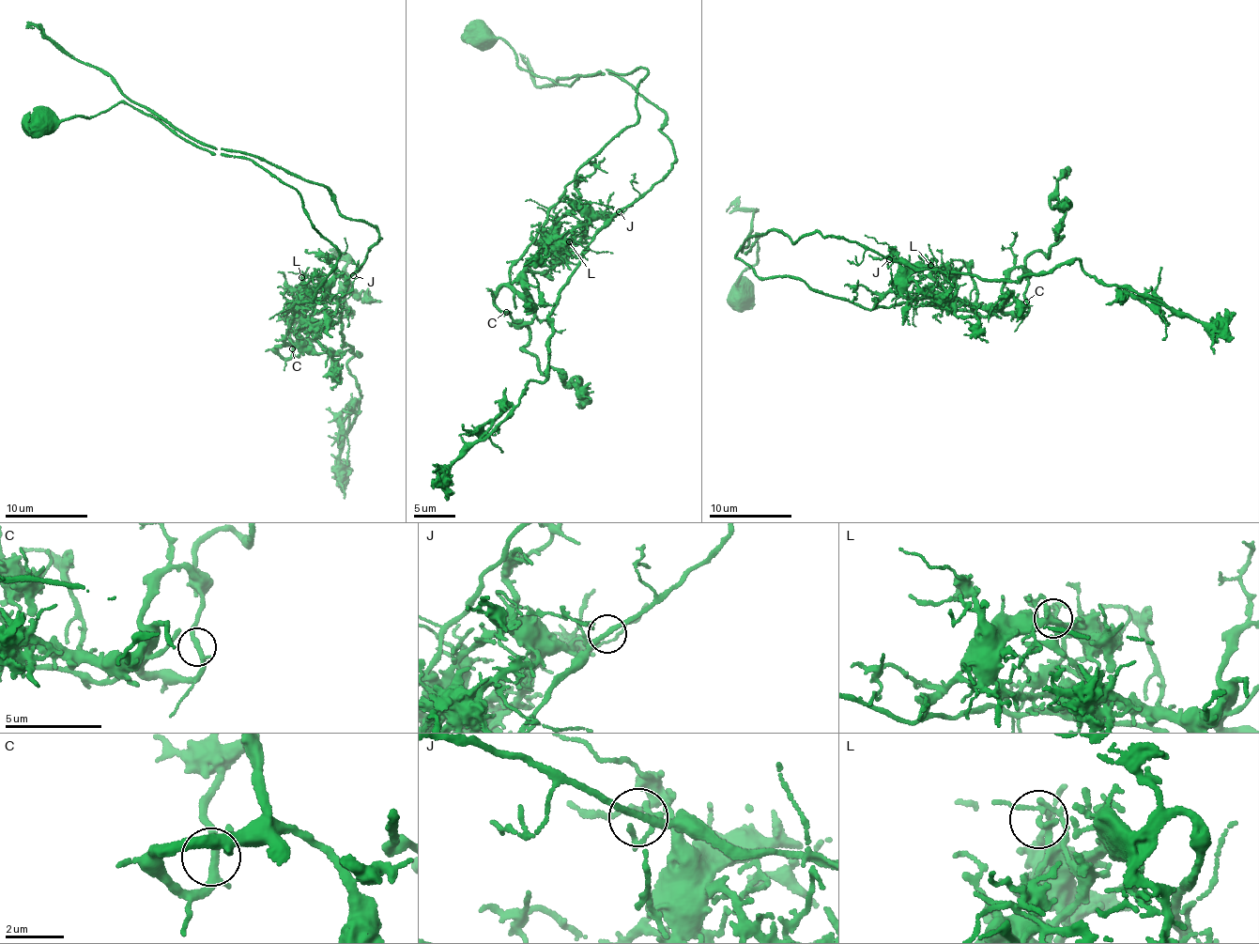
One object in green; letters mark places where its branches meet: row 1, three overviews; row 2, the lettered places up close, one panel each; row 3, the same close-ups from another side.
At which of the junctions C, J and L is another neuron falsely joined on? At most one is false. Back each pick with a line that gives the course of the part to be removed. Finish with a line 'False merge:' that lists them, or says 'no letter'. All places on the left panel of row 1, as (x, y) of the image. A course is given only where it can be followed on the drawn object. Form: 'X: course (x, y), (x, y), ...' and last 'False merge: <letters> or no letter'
L: course (300, 277), (311, 287), (360, 270), (380, 239), (375, 227), (346, 218), (325, 187), (203, 146), (25, 27)
False merge: L

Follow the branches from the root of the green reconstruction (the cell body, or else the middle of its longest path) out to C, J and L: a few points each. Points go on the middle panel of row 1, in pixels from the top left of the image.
C: (481, 36), (558, 84), (606, 69), (648, 73), (639, 119), (580, 167), (495, 291), (506, 312)
J: (481, 36), (498, 38), (525, 69), (558, 84), (606, 69), (665, 114), (659, 130), (673, 162), (619, 211)
L: (481, 36), (558, 84), (606, 69), (665, 114), (670, 168), (568, 240)

